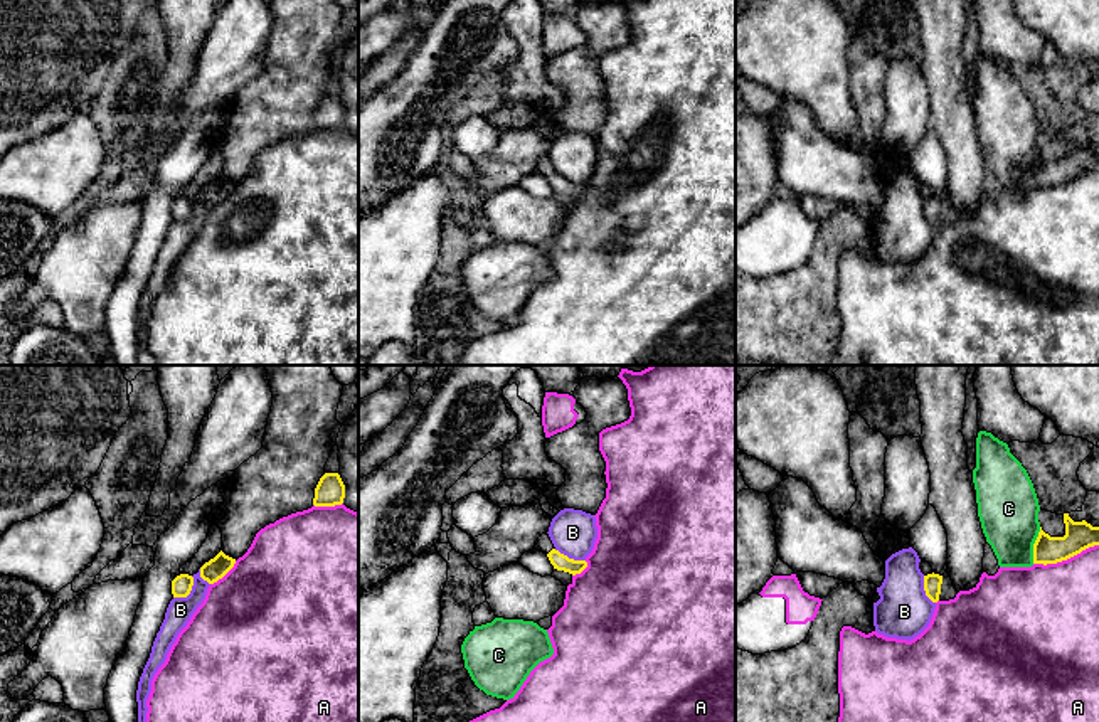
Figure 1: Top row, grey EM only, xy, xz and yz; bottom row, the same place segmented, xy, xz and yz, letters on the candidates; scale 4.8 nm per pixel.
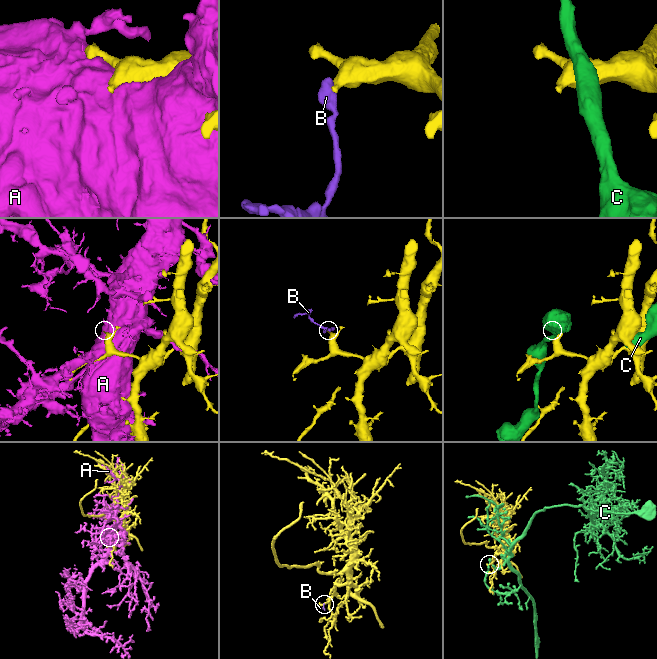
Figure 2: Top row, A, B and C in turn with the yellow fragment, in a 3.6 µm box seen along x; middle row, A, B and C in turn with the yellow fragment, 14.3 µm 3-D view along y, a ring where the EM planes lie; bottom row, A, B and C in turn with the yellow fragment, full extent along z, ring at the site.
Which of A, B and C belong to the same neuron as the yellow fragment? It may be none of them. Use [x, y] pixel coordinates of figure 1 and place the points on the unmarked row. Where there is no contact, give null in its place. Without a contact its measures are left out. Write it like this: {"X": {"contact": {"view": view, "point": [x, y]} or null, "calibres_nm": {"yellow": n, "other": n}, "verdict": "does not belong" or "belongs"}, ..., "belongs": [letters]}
{"A": {"contact": {"view": "yz", "point": [1066, 182]}, "calibres_nm": {"yellow": 140, "other": 440}, "verdict": "does not belong"}, "B": {"contact": {"view": "xy", "point": [189, 216]}, "calibres_nm": {"yellow": 100, "other": 120}, "verdict": "does not belong"}, "C": {"contact": {"view": "yz", "point": [1034, 169]}, "calibres_nm": {"yellow": 140, "other": 280}, "verdict": "does not belong"}, "belongs": []}

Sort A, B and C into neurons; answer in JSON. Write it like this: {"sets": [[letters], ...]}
{"sets": [["A"], ["B"], ["C"]]}

